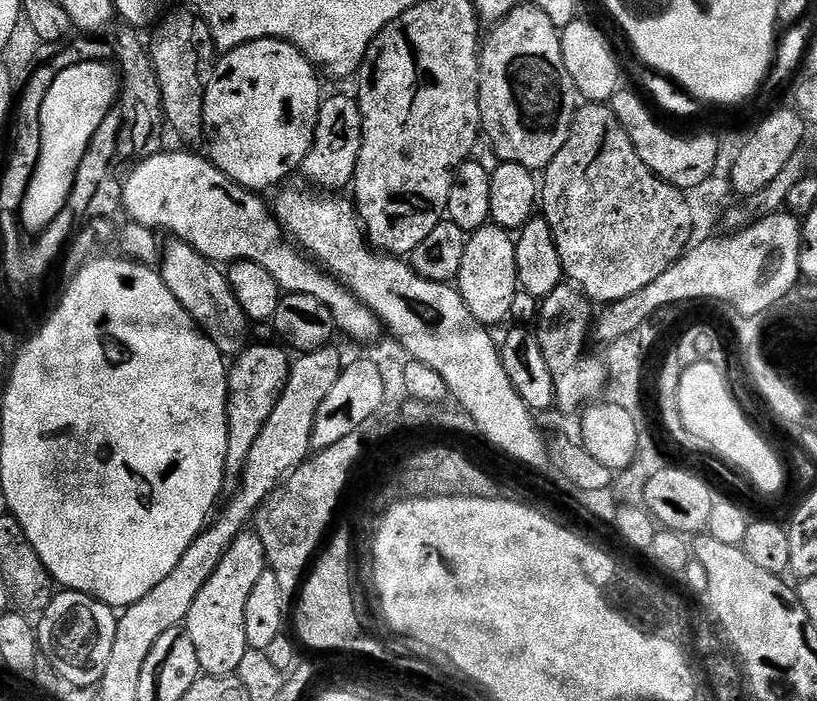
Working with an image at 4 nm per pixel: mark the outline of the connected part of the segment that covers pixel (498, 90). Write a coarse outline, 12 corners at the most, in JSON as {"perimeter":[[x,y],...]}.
{"perimeter":[[524,2],[480,54],[480,122],[543,170],[578,111],[561,29]]}

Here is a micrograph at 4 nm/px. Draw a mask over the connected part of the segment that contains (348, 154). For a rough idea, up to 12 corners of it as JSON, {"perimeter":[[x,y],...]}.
{"perimeter":[[348,96],[323,101],[302,173],[336,194],[356,178],[362,114]]}

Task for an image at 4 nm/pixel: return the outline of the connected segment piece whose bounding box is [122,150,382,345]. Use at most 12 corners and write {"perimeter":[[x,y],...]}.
{"perimeter":[[195,151],[145,155],[123,211],[213,262],[262,266],[337,329],[382,325],[286,235],[255,192]]}

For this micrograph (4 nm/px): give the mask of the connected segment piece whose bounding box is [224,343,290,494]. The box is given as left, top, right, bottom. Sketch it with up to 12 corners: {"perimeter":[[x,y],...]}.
{"perimeter":[[254,344],[228,370],[224,492],[288,381],[289,353]]}

